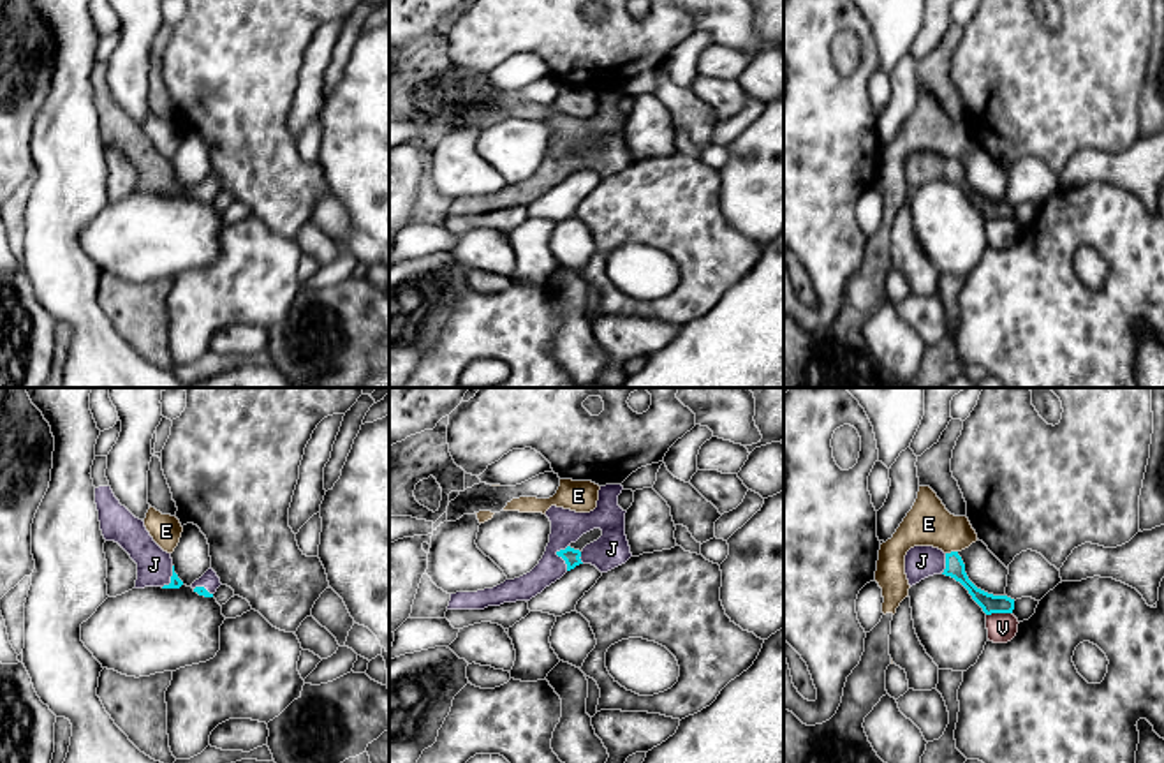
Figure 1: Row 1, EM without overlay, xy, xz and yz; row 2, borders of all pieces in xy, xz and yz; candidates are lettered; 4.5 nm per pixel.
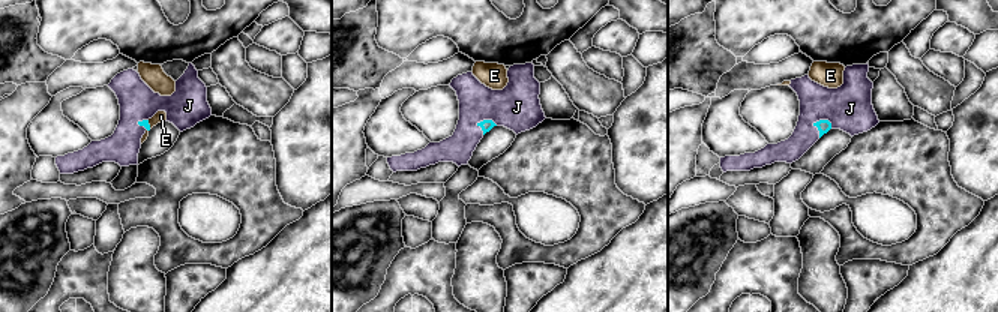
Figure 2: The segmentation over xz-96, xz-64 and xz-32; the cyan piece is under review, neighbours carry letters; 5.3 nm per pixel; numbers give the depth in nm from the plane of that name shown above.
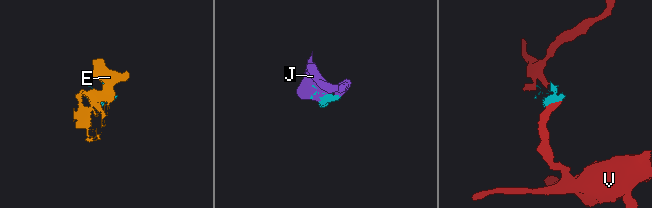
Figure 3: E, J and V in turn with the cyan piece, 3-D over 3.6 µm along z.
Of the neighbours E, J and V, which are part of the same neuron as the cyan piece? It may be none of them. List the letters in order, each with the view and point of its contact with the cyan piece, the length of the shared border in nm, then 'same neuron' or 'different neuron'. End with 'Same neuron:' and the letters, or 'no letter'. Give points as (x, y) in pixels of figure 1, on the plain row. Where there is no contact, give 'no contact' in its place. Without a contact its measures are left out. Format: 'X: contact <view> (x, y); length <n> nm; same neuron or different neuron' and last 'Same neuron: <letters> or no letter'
E: contact yz (951, 157); length 60 nm; different neuron
J: contact xz (560, 161); length 120 nm; same neuron
V: contact yz (999, 217); length 120 nm; different neuron
Same neuron: J

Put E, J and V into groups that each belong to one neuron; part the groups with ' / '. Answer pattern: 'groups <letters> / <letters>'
groups E / J / V

